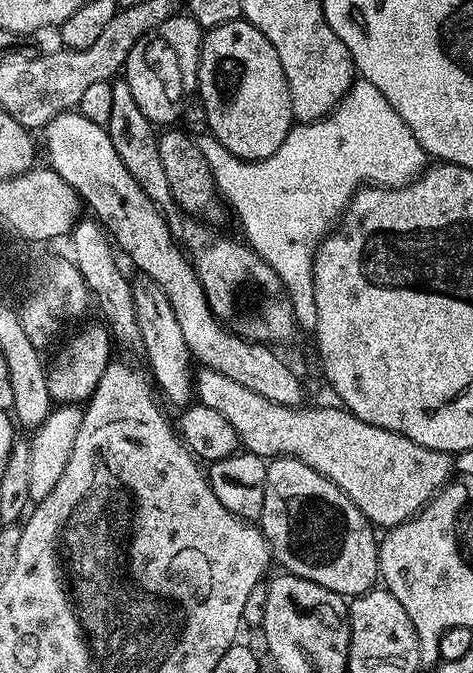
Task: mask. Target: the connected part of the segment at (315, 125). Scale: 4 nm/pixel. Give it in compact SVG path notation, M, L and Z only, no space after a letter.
M363 78L353 80L352 89L339 100L329 115L324 116L321 120L293 123L291 130L288 131L282 142L282 146L278 146L278 150L274 150L274 154L270 154L270 158L265 160L239 160L239 158L230 154L230 150L226 150L226 146L222 146L222 142L218 142L218 138L214 138L211 134L203 135L197 135L195 141L210 166L219 199L223 203L225 200L236 211L236 220L240 223L241 230L244 231L245 237L243 236L243 239L248 247L255 250L274 269L278 278L282 278L282 282L288 291L288 297L290 297L294 306L297 325L301 329L308 328L308 330L315 329L316 315L318 314L318 306L314 302L314 278L312 277L312 263L316 260L316 250L320 247L320 243L324 241L324 237L339 224L340 217L348 208L348 203L351 202L353 196L365 186L401 188L403 184L415 180L424 171L430 160L423 146L414 138L414 134L410 134L410 126L406 126L406 122L402 122L402 118L398 118L398 110L394 110L394 106L390 106L390 102L386 102L386 98L382 98L382 90L378 90L378 86L374 86L374 82L366 82Z

